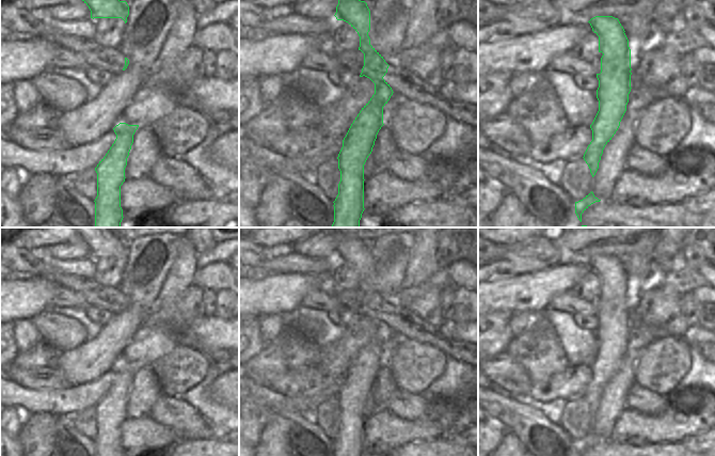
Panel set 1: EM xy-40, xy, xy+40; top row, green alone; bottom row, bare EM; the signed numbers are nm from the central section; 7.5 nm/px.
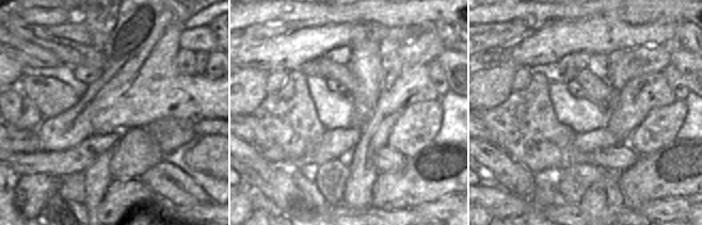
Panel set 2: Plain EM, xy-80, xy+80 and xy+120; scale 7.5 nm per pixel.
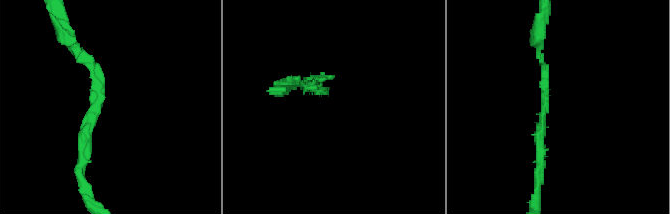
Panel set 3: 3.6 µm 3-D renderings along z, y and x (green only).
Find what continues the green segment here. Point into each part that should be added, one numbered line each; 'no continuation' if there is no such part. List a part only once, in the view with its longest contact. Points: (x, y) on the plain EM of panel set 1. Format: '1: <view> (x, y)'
no continuation

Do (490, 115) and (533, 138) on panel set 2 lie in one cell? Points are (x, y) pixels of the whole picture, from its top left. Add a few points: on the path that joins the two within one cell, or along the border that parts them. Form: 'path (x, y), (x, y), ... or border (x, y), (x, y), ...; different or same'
path (500, 121), (523, 127); same

